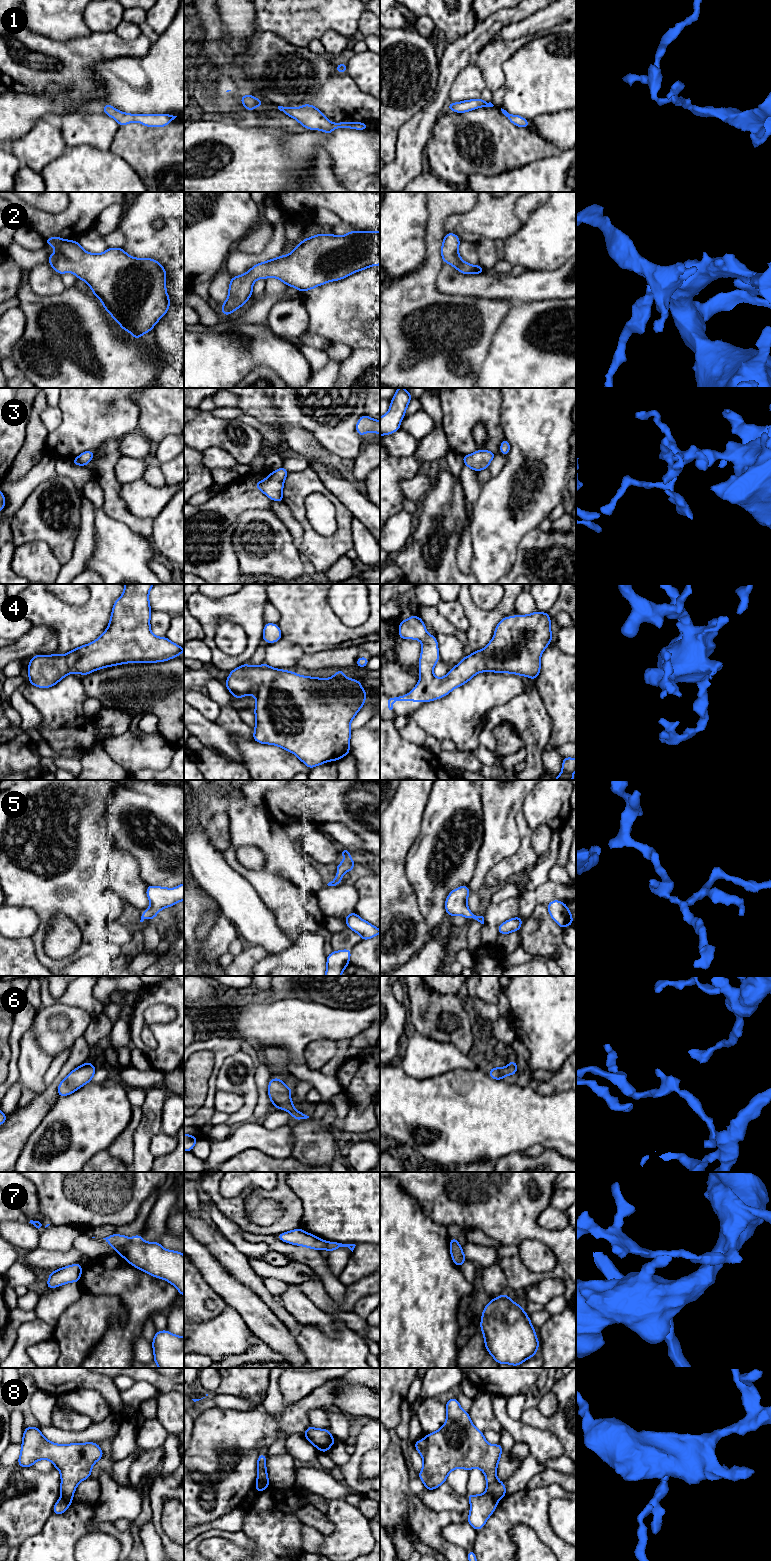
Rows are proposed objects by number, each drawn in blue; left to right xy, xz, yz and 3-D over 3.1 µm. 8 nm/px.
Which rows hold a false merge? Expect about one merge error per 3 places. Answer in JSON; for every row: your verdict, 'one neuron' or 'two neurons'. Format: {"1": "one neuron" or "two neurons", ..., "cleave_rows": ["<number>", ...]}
{"1": "one neuron", "2": "one neuron", "3": "one neuron", "4": "one neuron", "5": "one neuron", "6": "one neuron", "7": "two neurons", "8": "two neurons", "cleave_rows": ["7", "8"]}

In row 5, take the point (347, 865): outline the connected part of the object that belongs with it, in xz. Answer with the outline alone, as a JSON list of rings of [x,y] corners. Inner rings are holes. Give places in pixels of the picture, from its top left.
[[[346,848],[340,851],[340,854],[345,857],[344,861],[338,865],[336,865],[337,870],[337,876],[335,879],[331,882],[329,882],[328,886],[336,886],[339,885],[340,882],[343,880],[343,873],[344,872],[350,872],[356,863],[351,859],[351,855],[349,850]]]

